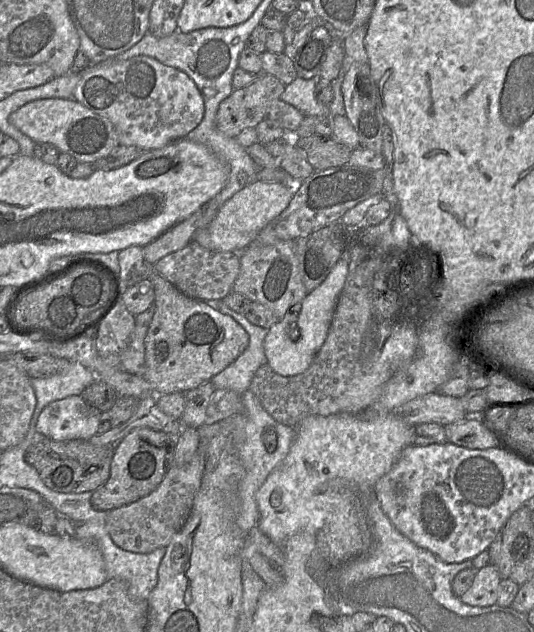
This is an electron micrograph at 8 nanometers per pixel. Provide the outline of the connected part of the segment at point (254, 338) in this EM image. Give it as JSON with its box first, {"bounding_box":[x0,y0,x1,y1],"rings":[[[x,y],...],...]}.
{"bounding_box":[203,300,268,395],"rings":[[[223,300],[203,301],[219,312],[232,317],[249,335],[249,344],[245,351],[232,364],[210,380],[215,390],[226,389],[242,395],[249,389],[256,371],[267,364],[264,340],[268,329],[253,325],[245,316],[227,307]]]}

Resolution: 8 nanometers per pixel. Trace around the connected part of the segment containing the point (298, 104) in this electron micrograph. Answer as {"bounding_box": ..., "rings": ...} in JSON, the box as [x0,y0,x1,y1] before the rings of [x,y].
{"bounding_box":[280,77,330,117],"rings":[[[297,77],[291,84],[285,87],[280,100],[298,109],[305,117],[330,116],[329,107],[320,103],[315,90],[318,79],[303,79]]]}

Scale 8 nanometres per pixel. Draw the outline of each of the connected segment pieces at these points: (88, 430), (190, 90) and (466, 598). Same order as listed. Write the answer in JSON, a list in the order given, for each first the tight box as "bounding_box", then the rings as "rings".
[{"bounding_box":[36,395,101,441],"rings":[[[79,395],[48,404],[40,413],[36,432],[55,441],[88,440],[97,433],[101,412]]]},{"bounding_box":[73,58,204,151],"rings":[[[155,58],[106,60],[91,64],[80,73],[73,99],[113,123],[119,146],[137,146],[145,151],[160,149],[185,138],[203,119],[204,99],[194,81]]]},{"bounding_box":[460,564,502,607],"rings":[[[488,564],[476,571],[470,588],[460,596],[463,603],[470,606],[489,607],[497,603],[499,584],[502,579],[498,569]]]}]

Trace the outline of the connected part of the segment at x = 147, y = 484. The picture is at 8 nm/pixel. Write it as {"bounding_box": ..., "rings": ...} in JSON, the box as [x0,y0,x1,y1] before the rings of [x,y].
{"bounding_box":[90,427,176,511],"rings":[[[140,427],[131,431],[116,444],[109,478],[102,486],[92,492],[90,499],[92,507],[99,511],[109,511],[133,503],[154,491],[172,466],[175,442],[176,439],[171,438],[167,433],[148,427]]]}

